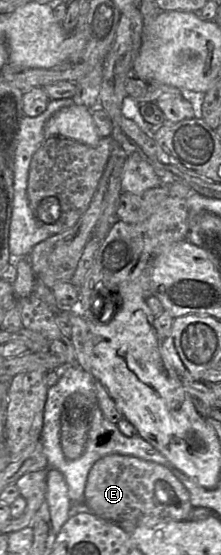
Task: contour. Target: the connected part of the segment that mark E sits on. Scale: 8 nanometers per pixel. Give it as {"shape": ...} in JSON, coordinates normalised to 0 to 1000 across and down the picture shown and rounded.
{"shape":[[[543,818],[480,820],[416,840],[385,879],[385,908],[439,930],[579,957],[624,948],[701,948],[851,937],[873,915],[851,883],[756,841],[692,831]]]}

